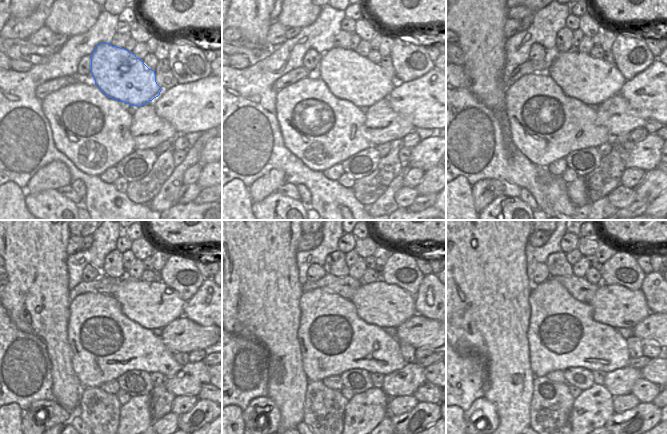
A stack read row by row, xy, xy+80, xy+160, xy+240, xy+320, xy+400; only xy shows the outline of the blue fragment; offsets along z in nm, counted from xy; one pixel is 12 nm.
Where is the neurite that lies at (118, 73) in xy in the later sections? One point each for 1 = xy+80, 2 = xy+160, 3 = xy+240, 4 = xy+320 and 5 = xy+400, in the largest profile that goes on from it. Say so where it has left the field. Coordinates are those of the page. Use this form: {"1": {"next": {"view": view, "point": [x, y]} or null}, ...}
{"1": {"next": {"view": "xy+80", "point": [349, 76]}}, "2": {"next": {"view": "xy+160", "point": [590, 80]}}, "3": {"next": {"view": "xy+240", "point": [153, 305]}}, "4": {"next": {"view": "xy+320", "point": [378, 303]}}, "5": {"next": {"view": "xy+400", "point": [615, 305]}}}

